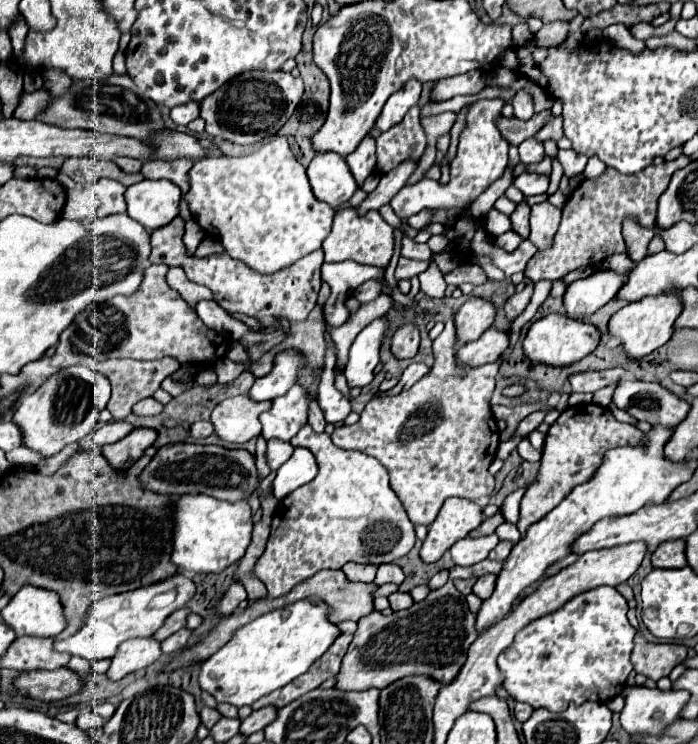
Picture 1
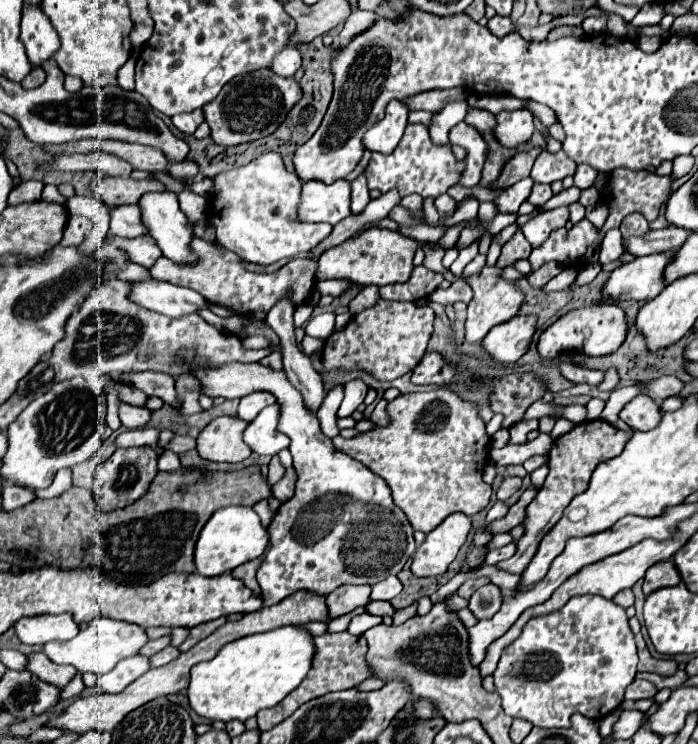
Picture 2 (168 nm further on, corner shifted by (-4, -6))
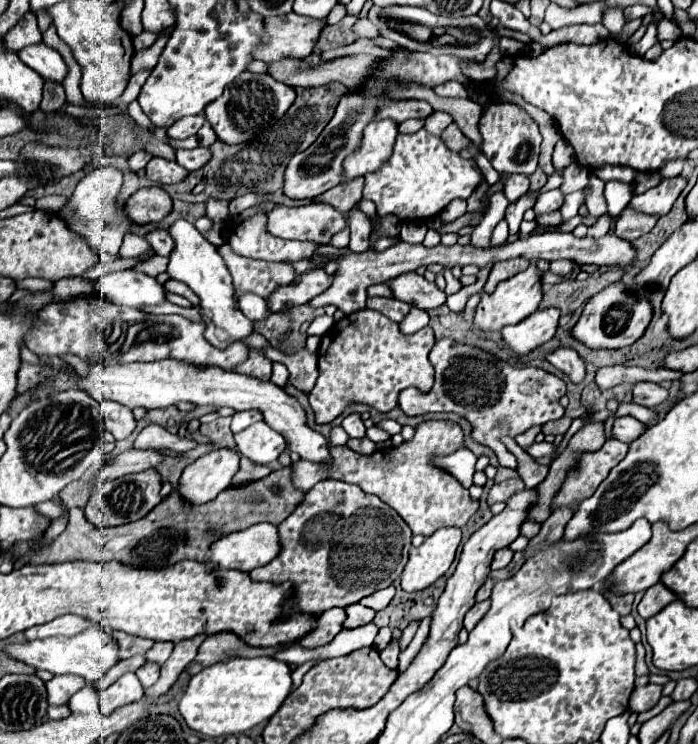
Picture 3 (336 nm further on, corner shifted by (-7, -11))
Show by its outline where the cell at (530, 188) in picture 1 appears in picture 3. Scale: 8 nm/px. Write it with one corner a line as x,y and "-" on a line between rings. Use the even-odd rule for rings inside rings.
553,189
553,191
545,191
539,195
537,203
535,203
535,213
541,215
541,213
551,213
551,211
557,211
561,209
565,201
565,195
559,191
559,189

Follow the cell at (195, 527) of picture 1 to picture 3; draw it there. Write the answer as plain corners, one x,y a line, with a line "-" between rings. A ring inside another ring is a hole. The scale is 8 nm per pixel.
257,523
249,529
229,533
213,543
211,563
225,569
253,571
255,567
267,565
281,551
279,533
275,525

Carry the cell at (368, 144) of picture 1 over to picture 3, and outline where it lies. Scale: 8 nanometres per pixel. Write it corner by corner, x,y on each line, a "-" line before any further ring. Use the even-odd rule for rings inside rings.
357,207
349,211
349,229
351,229
351,241
349,241
349,251
351,253
363,253
369,249
369,235
371,235
371,225
365,213
361,213

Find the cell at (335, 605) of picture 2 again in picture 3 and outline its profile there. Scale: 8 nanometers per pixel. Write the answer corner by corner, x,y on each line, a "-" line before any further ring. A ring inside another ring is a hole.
335,607
331,611
325,611
317,617
317,627
315,631
311,631
311,635
305,635
299,645
305,649
315,649
321,645
327,645
333,641
333,637
343,629
343,609

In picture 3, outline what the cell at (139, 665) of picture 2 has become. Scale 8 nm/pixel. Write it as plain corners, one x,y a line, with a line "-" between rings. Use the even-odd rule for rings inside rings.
127,673
119,677
107,691
99,693
101,713
109,717
115,709
139,701
139,697
143,697
143,687
135,673

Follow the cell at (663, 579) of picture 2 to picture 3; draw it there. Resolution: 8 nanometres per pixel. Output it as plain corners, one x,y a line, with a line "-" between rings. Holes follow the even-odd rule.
657,583
657,585
653,585
653,587
649,587
645,591
645,595
643,595
637,611
639,611
639,615
643,619
649,619
649,617
657,615
663,607
667,607
675,599
677,599
675,593
671,593
663,583

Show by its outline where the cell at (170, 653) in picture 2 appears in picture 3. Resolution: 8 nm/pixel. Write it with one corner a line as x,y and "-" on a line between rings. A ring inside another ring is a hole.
145,663
135,675
139,677
139,681
141,681
141,685
143,685
143,689
147,689
147,687
151,687
157,679
159,679
159,665
157,663

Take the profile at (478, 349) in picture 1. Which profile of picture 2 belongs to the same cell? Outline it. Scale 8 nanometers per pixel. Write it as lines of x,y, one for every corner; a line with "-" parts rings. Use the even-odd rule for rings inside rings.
514,316
512,320
494,326
482,340
482,348
492,356
492,360
500,364
514,364
522,354
526,354
534,326
534,316

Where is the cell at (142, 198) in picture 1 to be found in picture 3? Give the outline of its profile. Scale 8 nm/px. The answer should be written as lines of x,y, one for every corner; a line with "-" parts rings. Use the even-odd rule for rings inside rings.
183,219
175,221
169,233
175,239
175,251
171,253
167,273
173,279
189,285
189,289
201,299
199,307
201,307
201,319
205,323
205,333
203,333
205,339
217,349
227,349
231,343
249,337
253,331
253,321
247,319
239,309
229,269
225,267
223,257
217,253
217,249
209,241
205,241
203,235
191,223

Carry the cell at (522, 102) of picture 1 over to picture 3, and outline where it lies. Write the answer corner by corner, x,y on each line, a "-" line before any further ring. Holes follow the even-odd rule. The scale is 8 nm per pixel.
491,103
489,107
485,107
485,111
479,119
479,133
483,137
481,151
501,177
513,175
513,173
531,175
537,169
541,133
539,133
537,123
519,105
515,105
515,103

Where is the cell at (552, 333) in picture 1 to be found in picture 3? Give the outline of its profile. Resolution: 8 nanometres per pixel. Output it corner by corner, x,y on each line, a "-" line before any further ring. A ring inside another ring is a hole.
621,281
611,283
599,295
591,297
585,305
579,323
573,327
573,337
595,349
621,349
635,343
647,329
653,317
653,305
647,299
631,295

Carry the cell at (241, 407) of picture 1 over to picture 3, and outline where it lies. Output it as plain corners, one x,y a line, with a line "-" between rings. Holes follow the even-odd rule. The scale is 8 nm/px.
211,449
207,455
185,467
175,491
185,499
185,503
203,505
229,487
237,469
239,453
235,449

